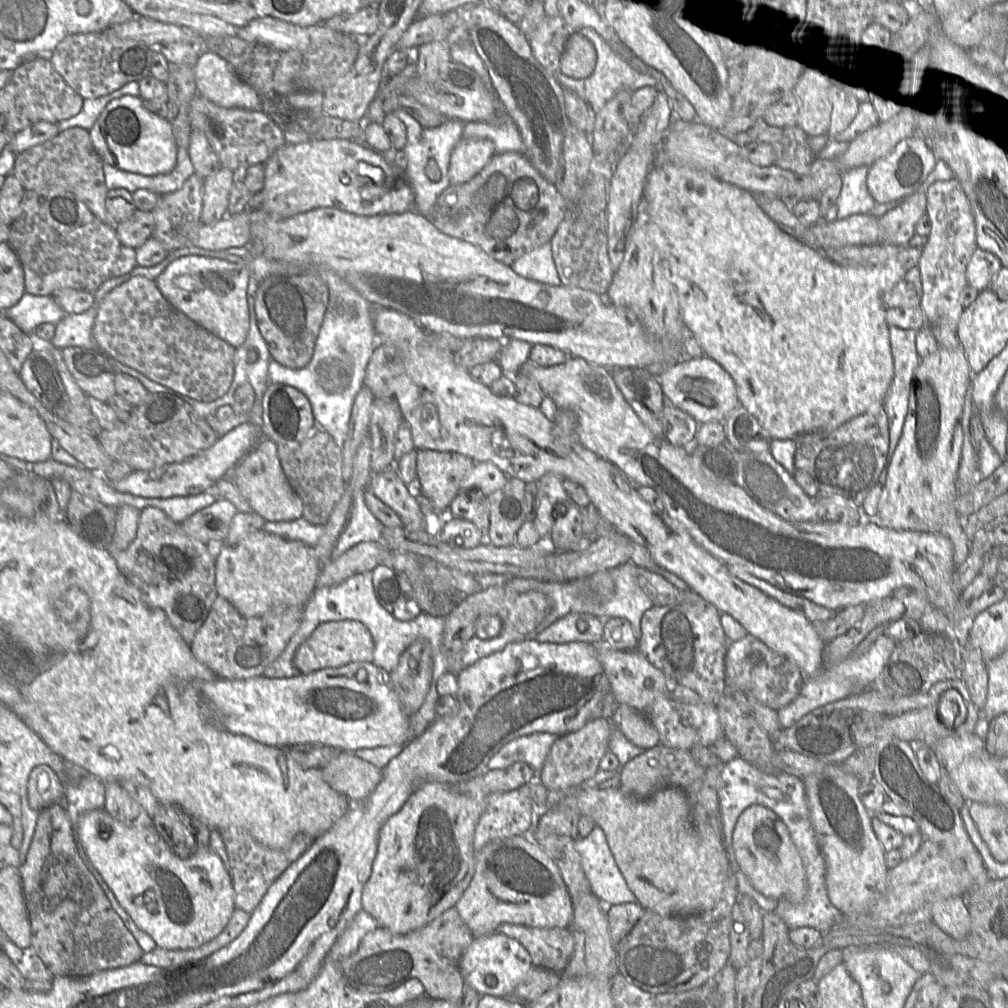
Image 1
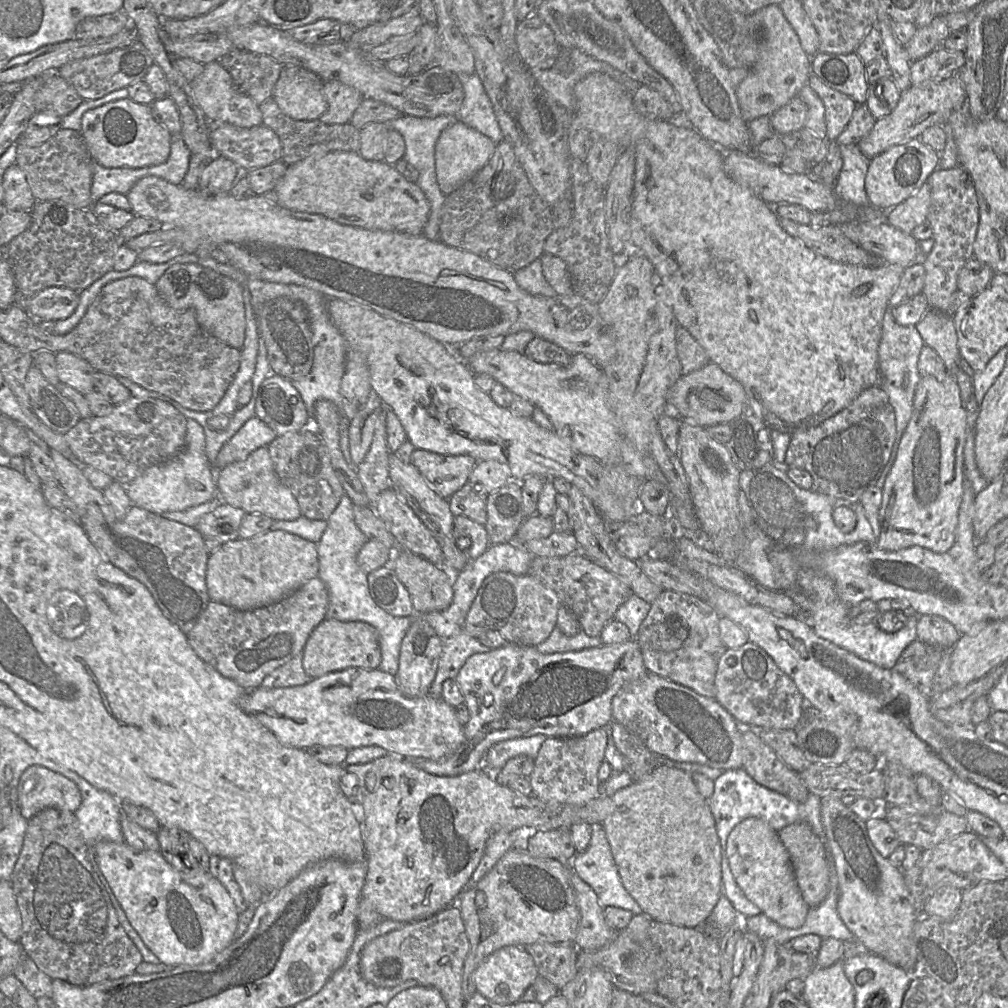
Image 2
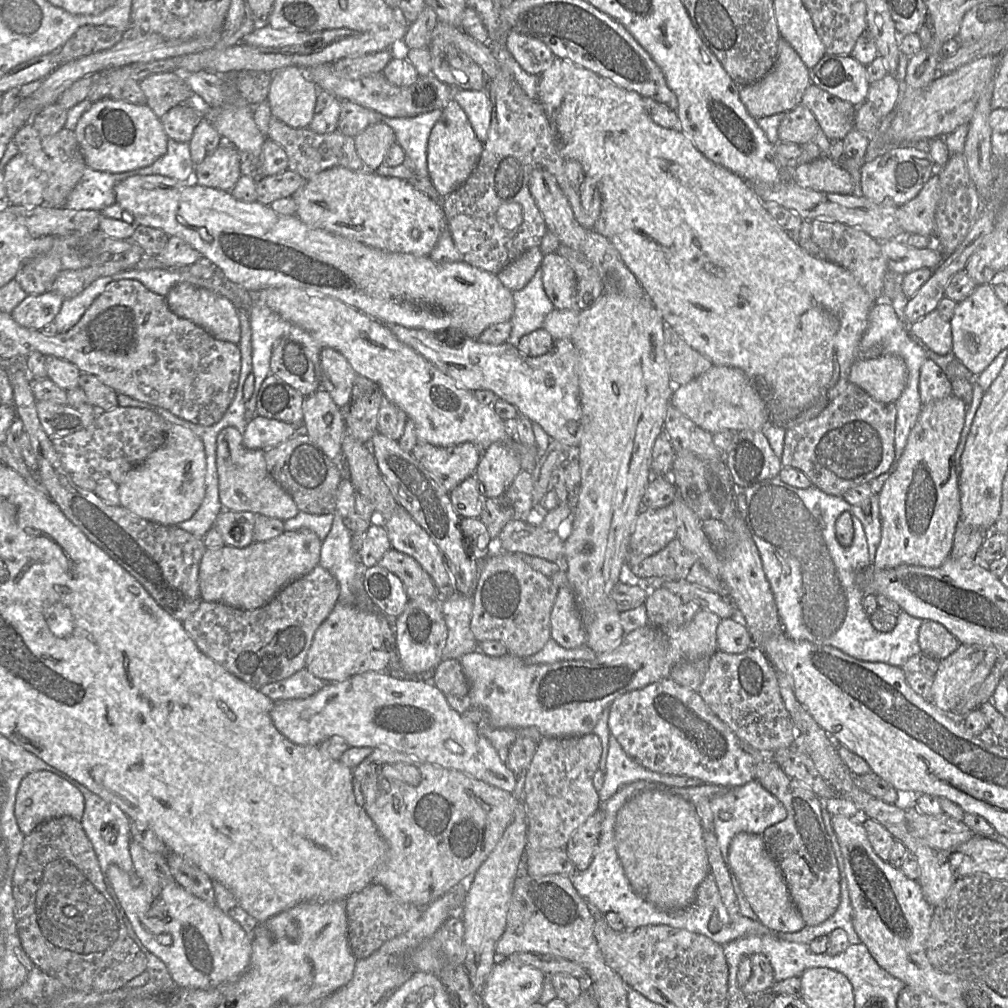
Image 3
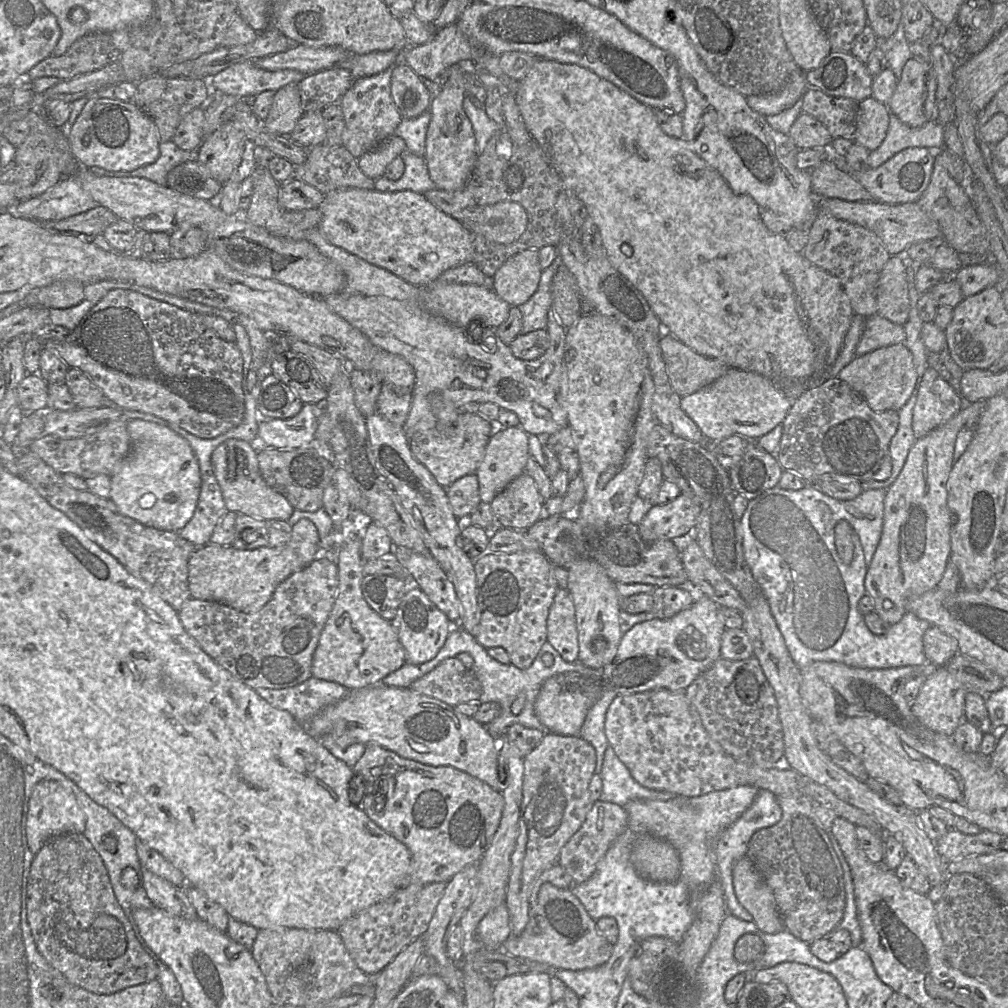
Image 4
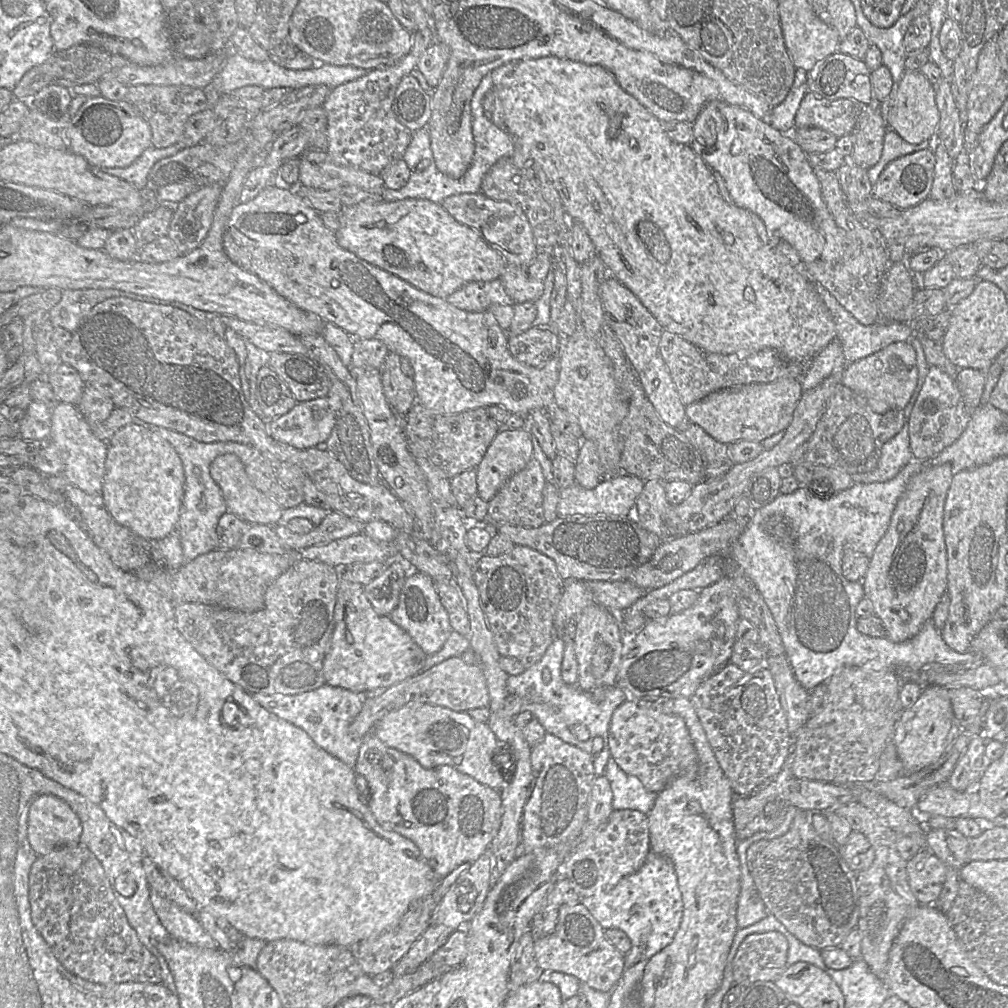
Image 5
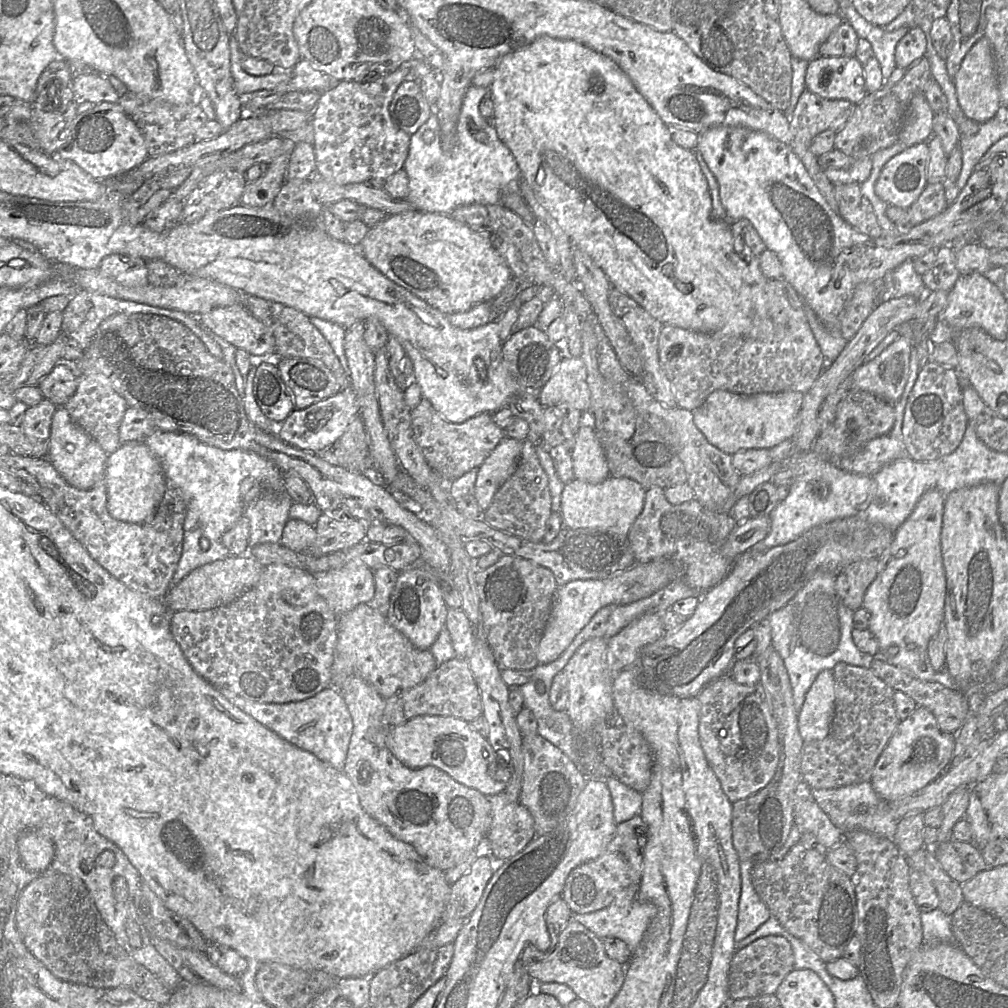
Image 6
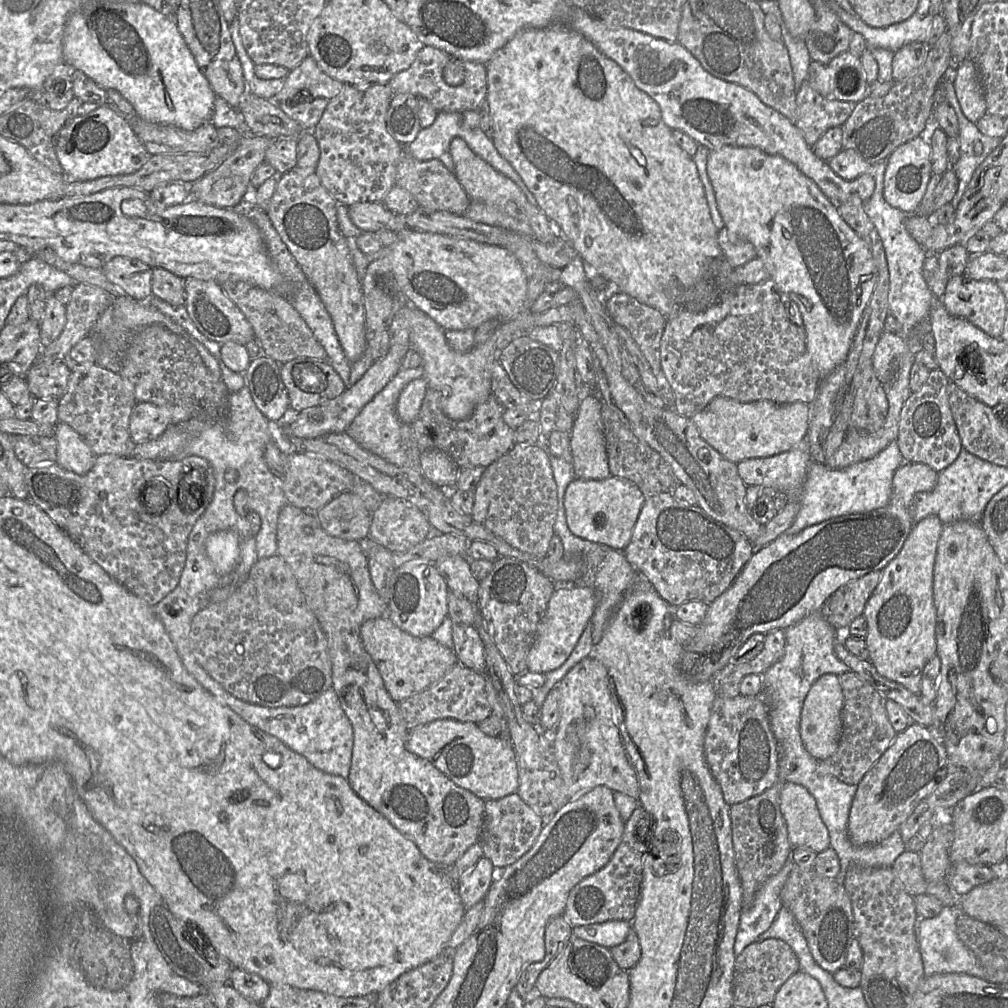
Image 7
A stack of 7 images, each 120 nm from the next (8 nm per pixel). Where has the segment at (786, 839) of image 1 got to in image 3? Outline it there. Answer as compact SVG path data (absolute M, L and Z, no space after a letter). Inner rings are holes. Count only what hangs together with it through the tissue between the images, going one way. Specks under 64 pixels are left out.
M747 832L736 834L729 845L728 860L747 903L763 925L774 932L797 932L805 926L791 900L783 874L768 852L762 835Z

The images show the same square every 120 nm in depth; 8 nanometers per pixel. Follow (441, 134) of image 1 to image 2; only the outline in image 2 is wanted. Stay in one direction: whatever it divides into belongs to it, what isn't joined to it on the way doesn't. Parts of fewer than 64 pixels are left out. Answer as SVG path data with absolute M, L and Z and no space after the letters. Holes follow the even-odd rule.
M402 115L389 122L390 128L398 131L405 142L404 159L413 166L419 173L416 184L423 191L430 204L430 214L423 229L423 235L429 240L439 240L440 214L445 202L445 195L441 192L437 183L435 168L435 145L440 134L457 121L453 115L440 115L433 118L419 118Z

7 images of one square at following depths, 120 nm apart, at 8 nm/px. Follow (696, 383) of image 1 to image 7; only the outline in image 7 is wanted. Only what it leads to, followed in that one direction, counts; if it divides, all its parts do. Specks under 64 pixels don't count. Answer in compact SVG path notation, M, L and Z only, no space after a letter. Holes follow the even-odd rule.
M717 396L690 418L711 447L738 464L745 459L770 457L802 445L809 429L809 410L810 406L803 402L779 404L758 400L745 403Z

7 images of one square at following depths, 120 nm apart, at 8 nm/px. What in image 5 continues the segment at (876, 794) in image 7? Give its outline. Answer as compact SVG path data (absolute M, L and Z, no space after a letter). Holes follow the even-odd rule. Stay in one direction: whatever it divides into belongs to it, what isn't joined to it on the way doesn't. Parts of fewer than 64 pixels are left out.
M936 685L924 686L917 701L903 710L896 722L892 742L902 762L904 774L913 774L935 763L960 731L948 689Z

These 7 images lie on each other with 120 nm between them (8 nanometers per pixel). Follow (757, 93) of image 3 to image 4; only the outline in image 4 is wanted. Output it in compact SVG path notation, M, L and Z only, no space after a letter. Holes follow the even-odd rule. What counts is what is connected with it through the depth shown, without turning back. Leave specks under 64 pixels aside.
M797 66L796 71L781 89L768 94L747 96L746 101L752 110L764 117L776 115L792 107L802 98L807 87L805 72Z

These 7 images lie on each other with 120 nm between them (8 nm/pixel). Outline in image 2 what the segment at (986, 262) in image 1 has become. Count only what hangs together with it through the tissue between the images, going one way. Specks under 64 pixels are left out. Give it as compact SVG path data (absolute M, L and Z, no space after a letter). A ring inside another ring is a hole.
M972 256L961 268L957 277L957 289L974 297L989 287L994 271L987 264Z

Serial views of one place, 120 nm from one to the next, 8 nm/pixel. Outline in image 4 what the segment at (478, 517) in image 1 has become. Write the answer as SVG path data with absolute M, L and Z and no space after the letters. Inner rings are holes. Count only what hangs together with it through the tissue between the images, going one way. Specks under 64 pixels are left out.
M476 473L467 474L446 488L449 504L458 519L467 519L481 502Z

